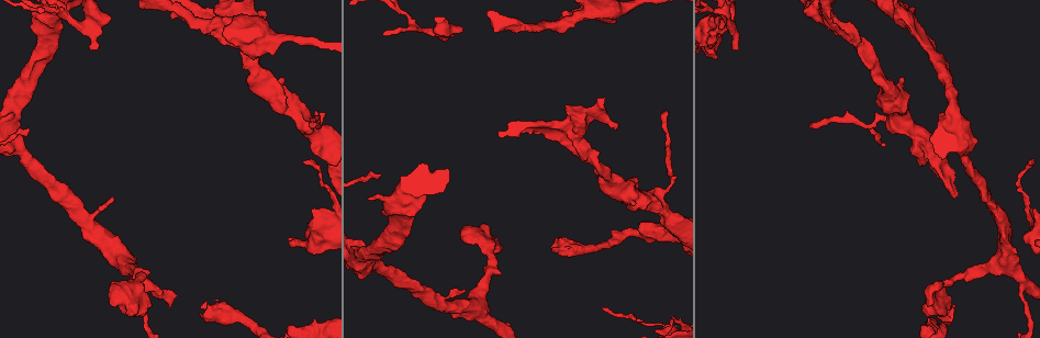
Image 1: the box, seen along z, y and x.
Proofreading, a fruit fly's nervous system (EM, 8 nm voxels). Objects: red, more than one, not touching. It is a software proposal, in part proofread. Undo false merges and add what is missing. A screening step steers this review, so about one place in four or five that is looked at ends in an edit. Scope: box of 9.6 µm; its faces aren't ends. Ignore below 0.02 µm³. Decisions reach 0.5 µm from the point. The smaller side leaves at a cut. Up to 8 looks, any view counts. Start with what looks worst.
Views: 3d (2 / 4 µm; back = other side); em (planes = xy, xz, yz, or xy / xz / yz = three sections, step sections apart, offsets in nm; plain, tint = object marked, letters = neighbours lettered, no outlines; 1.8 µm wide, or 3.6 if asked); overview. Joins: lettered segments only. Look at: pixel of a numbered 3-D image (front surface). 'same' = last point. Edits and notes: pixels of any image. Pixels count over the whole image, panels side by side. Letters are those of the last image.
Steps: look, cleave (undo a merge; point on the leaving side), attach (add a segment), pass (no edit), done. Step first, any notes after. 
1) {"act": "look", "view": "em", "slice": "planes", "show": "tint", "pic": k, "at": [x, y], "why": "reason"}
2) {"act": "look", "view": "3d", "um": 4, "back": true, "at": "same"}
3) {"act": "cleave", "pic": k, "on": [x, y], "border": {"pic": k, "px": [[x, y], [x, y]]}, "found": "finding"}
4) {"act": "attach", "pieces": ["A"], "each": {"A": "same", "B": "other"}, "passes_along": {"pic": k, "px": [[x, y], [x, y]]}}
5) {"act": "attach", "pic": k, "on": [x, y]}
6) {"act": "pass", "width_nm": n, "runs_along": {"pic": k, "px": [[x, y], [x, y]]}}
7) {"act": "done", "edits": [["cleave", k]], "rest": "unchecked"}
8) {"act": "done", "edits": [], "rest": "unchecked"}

{"act": "look", "view": "em", "slice": "planes", "show": "letters", "pic": 1, "at": [567, 132], "why": "branch point"}

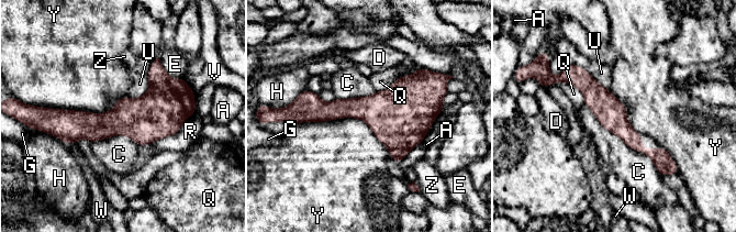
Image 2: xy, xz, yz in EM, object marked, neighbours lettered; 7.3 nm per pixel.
{"act": "pass", "longest_contact_nm": ["C", 750], "each": {"A": "other", "C": "other", "D": "other", "E": "other", "G": "other", "H": "other", "Q": "other", "R": "other", "U": "other", "V": "other", "W": "other", "Y": "other", "Z": "other"}, "runs_along": {"pic": 2, "px": [[189, 110], [115, 122], [57, 121]]}, "found": "continuous, no second cell"}

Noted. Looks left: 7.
{"act": "look", "view": "em", "slice": "xy", "step": 4, "show": "tint", "pic": 1, "at": [550, 249], "why": "an open end"}

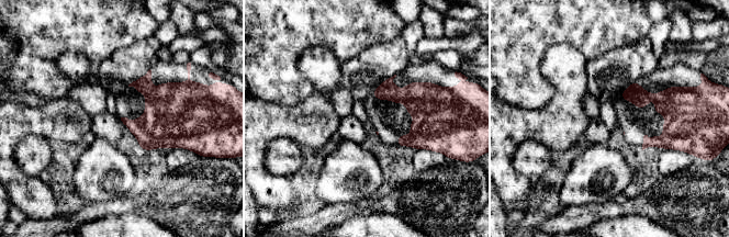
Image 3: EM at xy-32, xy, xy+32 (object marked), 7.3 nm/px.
{"act": "look", "view": "em", "slice": "xy", "step": 4, "show": "letters", "at": "same"}

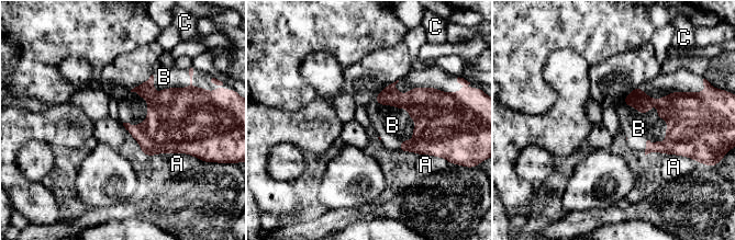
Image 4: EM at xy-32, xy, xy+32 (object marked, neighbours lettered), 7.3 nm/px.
{"act": "attach", "pic": 4, "on": [638, 128], "each": {"A": "other", "B": "same", "C": "other"}, "passes_along": {"pic": 4, "px": [[692, 116], [659, 107], [638, 128]]}, "found": "it goes on there"}

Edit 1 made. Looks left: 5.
{"act": "look", "view": "overview"}

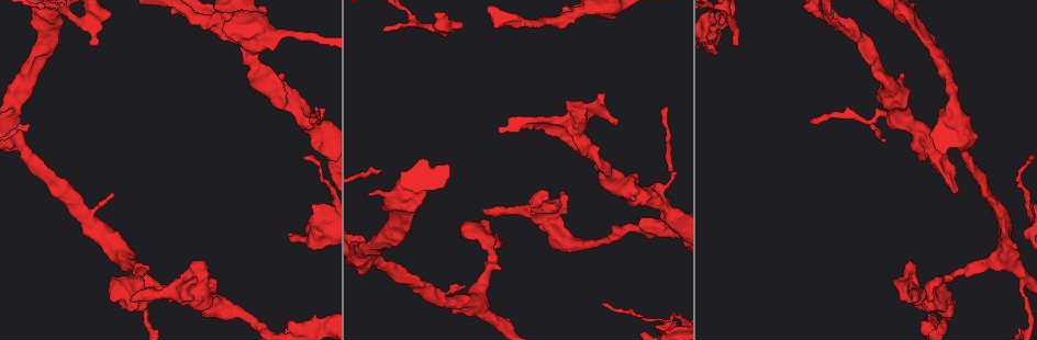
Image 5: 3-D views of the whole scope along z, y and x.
{"act": "look", "view": "3d", "um": 4, "pic": 5, "at": [712, 32], "why": "calibre changes"}

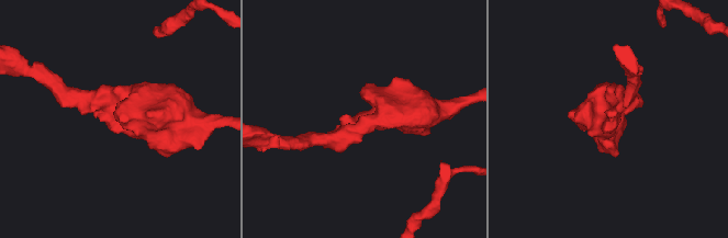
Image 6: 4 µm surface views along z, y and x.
{"act": "look", "view": "em", "slice": "xy", "step": 16, "show": "tint", "pic": 6, "at": [130, 121], "why": "shape alone is not enough"}

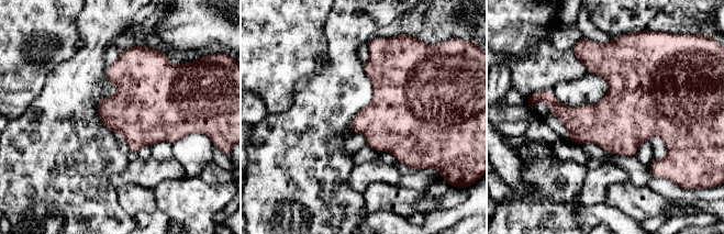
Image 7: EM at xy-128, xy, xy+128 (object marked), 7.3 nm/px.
{"act": "look", "view": "em", "slice": "planes", "show": "letters", "at": "same", "why": "another direction"}

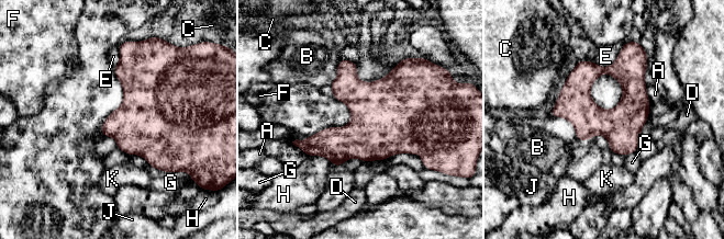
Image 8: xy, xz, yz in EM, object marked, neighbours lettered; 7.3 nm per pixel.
{"act": "pass", "each": {"A": "other", "B": "other", "C": "other", "D": "other", "E": "other", "F": "other", "G": "other", "H": "other", "J": "other", "K": "other"}, "found": "one cell here"}

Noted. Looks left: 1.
{"act": "done", "edits": [["attach", 4]], "rest": "unchecked"}

